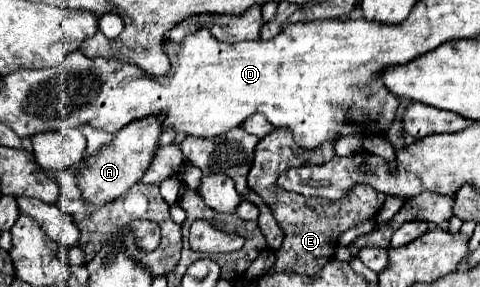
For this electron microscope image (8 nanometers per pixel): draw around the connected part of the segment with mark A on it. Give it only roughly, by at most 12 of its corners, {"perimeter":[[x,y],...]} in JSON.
{"perimeter":[[163,115],[129,123],[81,167],[99,207],[135,185],[157,153]]}

